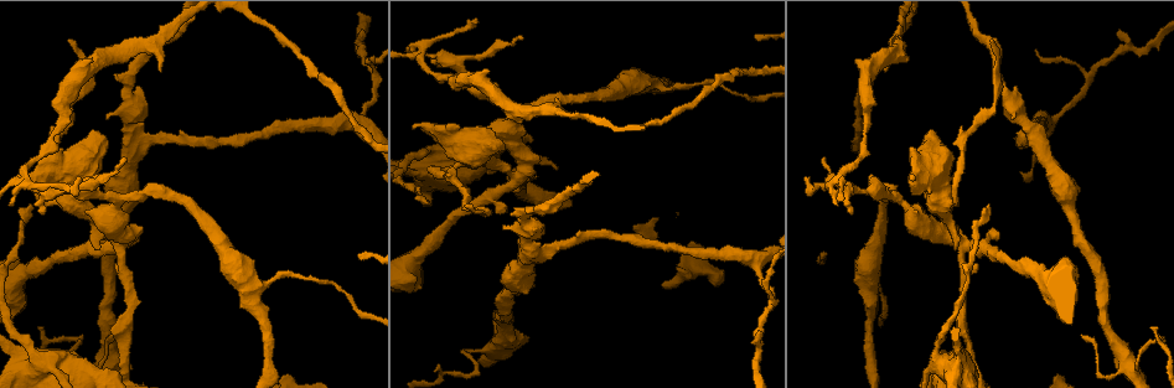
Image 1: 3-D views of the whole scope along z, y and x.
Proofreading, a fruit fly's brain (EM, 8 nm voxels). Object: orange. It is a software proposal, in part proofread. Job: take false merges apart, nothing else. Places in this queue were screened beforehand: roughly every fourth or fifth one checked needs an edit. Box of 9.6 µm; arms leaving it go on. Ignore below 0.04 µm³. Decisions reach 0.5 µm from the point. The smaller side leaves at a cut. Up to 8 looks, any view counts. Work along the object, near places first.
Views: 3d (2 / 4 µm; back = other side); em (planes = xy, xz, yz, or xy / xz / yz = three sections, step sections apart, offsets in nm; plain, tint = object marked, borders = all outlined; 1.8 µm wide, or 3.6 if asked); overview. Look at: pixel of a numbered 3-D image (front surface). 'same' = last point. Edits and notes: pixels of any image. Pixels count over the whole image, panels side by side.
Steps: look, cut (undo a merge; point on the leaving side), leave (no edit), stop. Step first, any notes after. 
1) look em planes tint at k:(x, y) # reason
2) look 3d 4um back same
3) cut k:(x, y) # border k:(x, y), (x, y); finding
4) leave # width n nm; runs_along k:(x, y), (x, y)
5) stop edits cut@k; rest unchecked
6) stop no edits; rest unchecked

look em planes plain at 1:(838, 179) # calibre changes

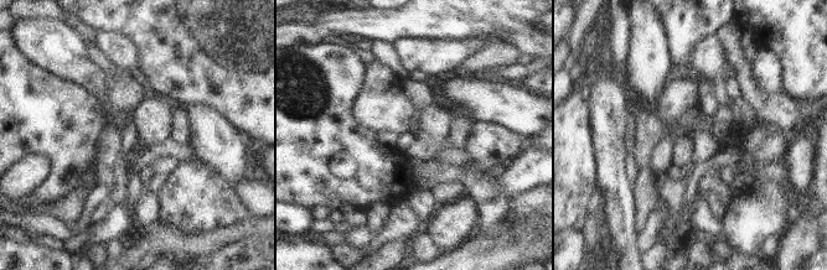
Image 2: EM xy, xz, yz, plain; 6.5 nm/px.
look em planes borders same

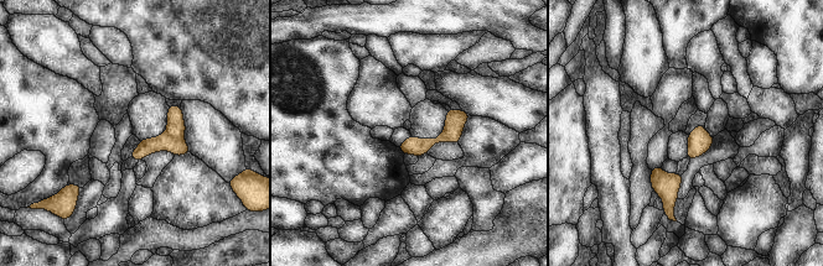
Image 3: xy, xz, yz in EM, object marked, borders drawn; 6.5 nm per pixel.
cut 3:(176, 128) # width 110 nm; border 3:(165, 132), (184, 140); two neurons meet here

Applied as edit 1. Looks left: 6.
look 3d 4um back at 1:(901, 202) # sudden change in width

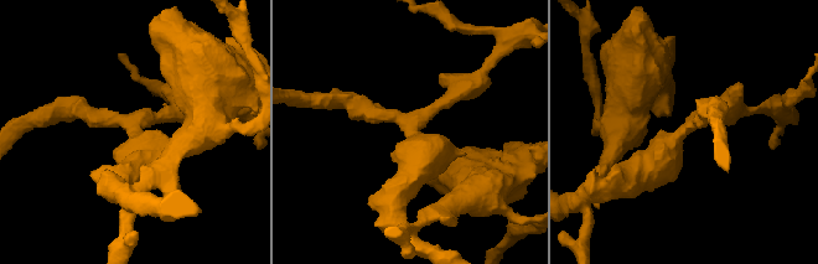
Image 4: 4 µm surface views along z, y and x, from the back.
look em planes tint at 4:(693, 126) # arms 3; arm_widths 220, 280, 550 nm; now the EM

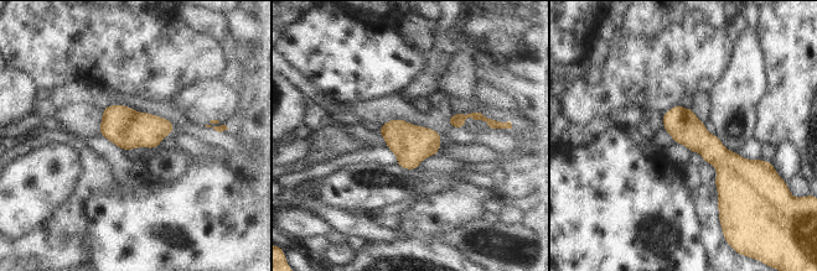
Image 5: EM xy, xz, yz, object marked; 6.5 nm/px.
leave # runs_along 5:(666, 115), (729, 165), (758, 165); continuous, no second neuron

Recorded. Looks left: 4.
look em planes tint at 1:(116, 245) # four-way junction

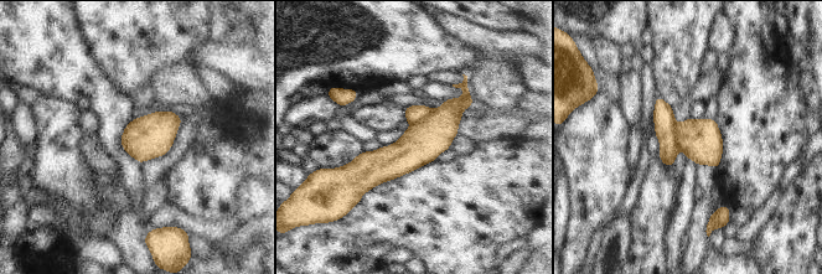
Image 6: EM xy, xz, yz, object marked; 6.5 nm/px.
cut 6:(665, 125) # border 6:(676, 124), (676, 140), (680, 149); two neurons meet here

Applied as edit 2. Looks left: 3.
stop edits cut@3, cut@6; rest unchecked

